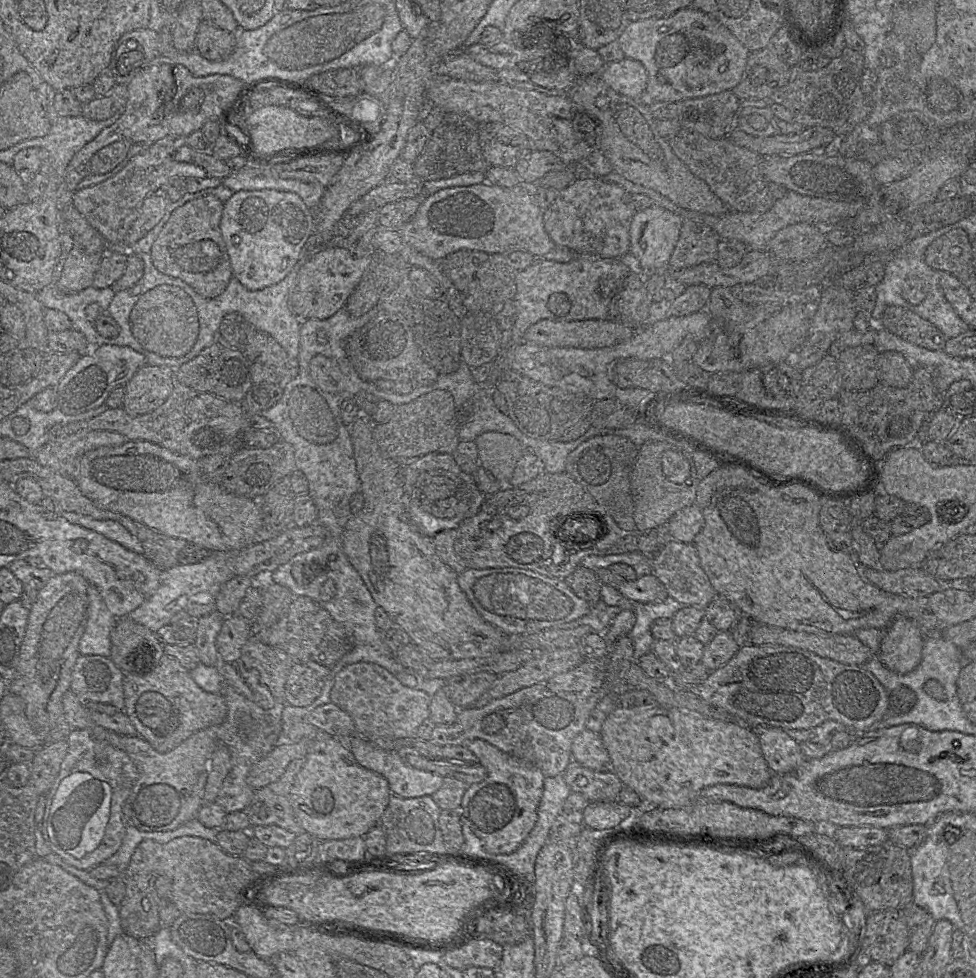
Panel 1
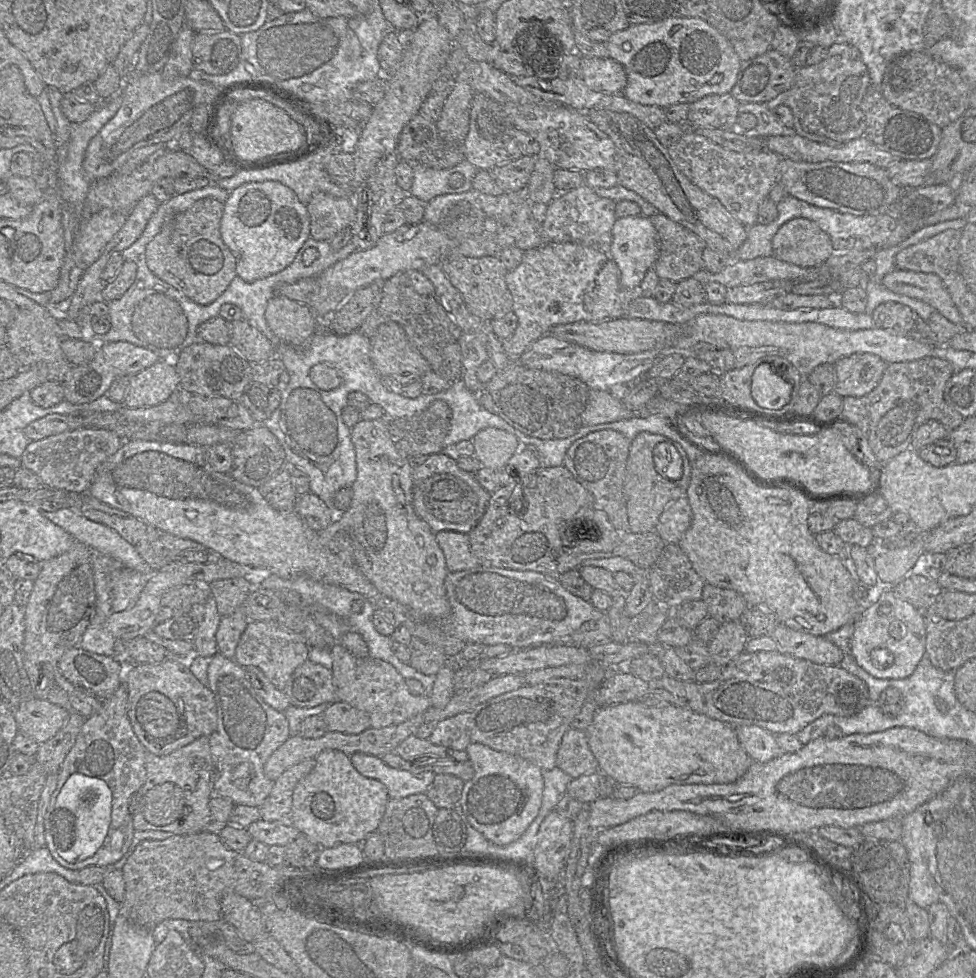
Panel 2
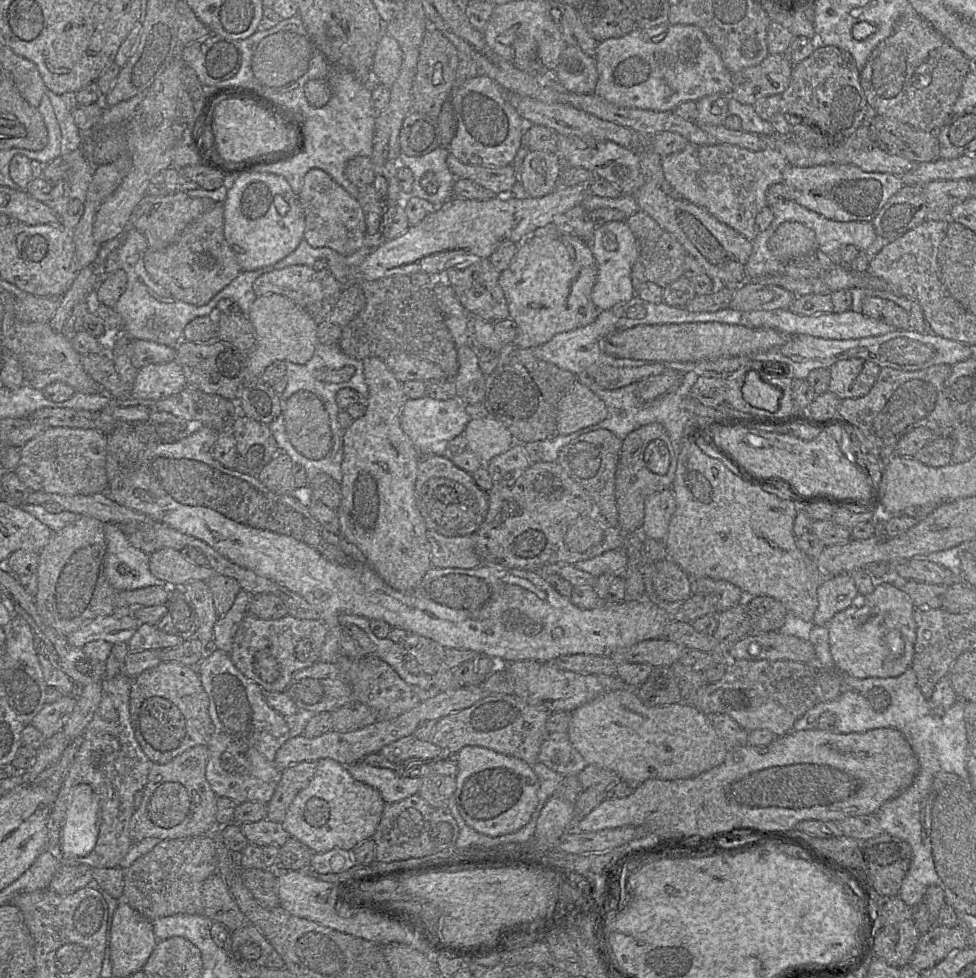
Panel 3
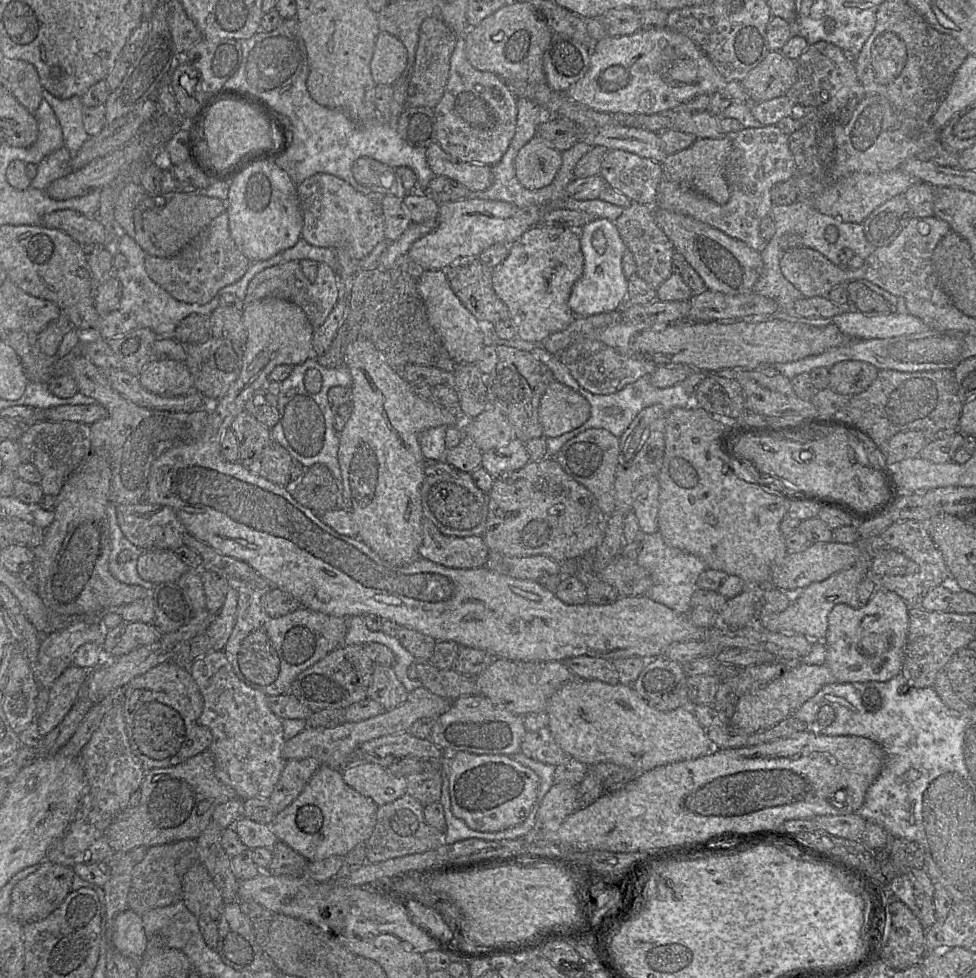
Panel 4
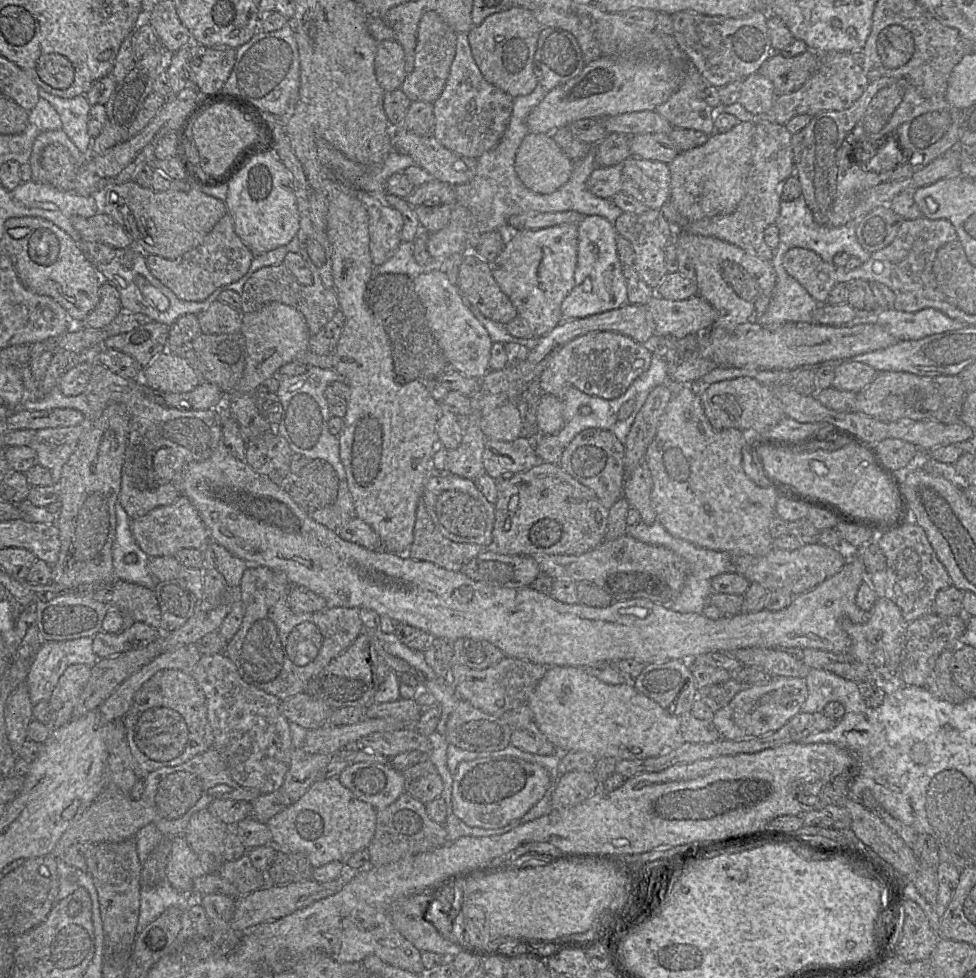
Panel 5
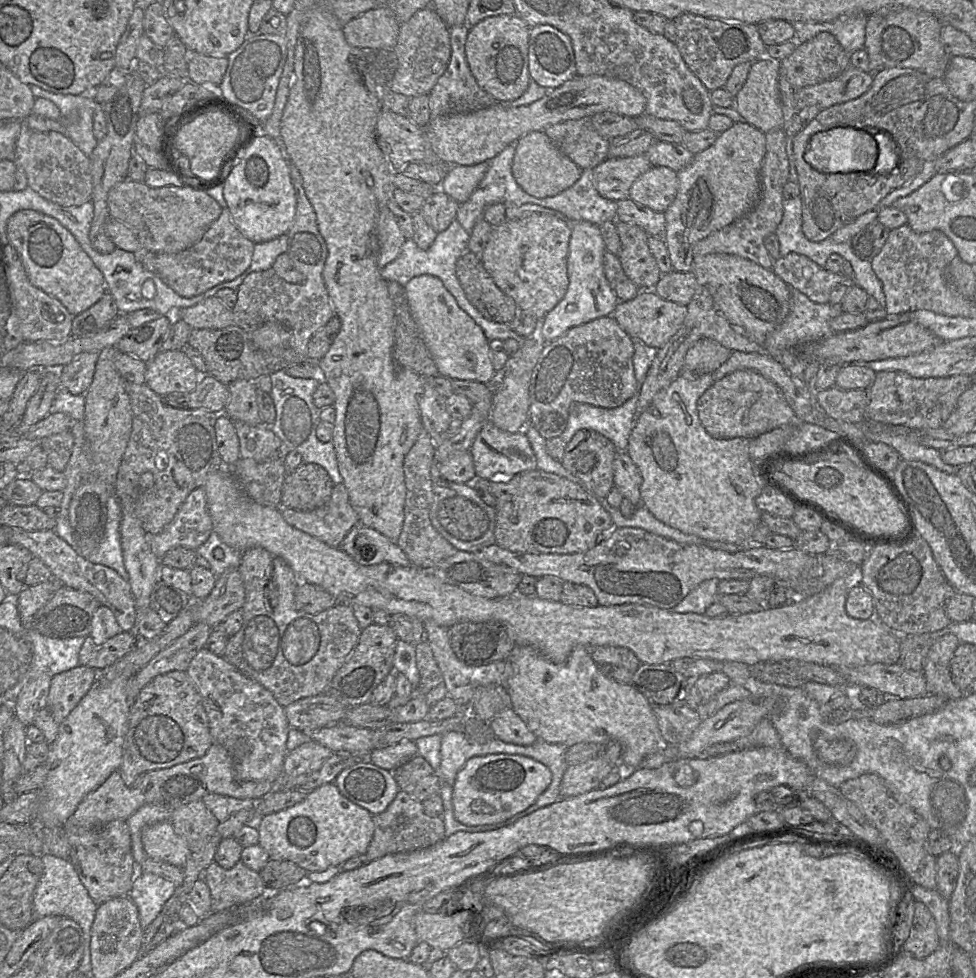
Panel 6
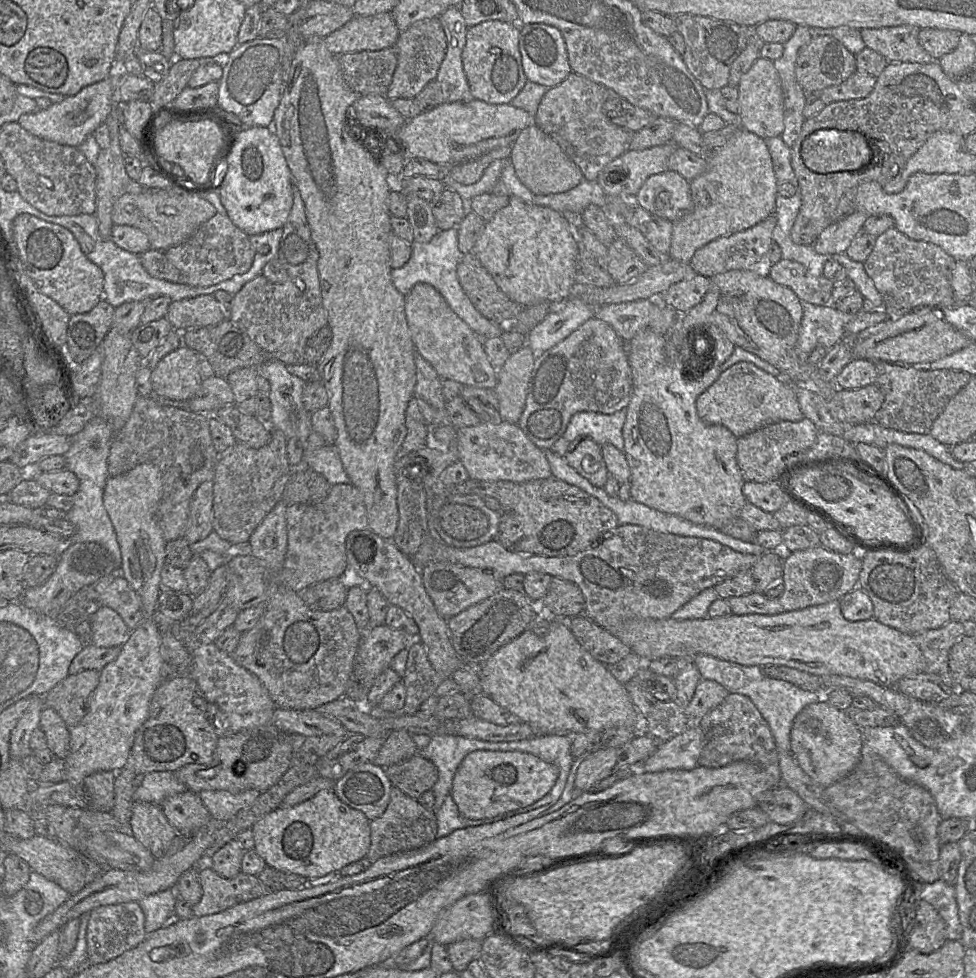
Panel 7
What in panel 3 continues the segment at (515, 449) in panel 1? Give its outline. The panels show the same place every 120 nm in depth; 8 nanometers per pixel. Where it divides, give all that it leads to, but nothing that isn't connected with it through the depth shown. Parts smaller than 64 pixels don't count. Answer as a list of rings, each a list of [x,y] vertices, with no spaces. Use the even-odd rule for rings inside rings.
[[[491,415],[471,418],[463,433],[468,441],[468,449],[484,464],[506,452],[515,443],[509,429]]]

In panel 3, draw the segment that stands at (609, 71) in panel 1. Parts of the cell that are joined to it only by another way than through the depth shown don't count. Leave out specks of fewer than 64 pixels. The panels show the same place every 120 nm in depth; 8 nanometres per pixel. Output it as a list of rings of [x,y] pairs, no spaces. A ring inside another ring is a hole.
[[[567,45],[560,55],[554,73],[569,92],[594,93],[598,81],[596,60],[579,48]]]

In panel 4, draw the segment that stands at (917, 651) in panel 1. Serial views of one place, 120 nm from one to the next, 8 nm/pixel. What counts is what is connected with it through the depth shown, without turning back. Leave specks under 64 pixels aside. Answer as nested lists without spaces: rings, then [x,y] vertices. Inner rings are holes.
[[[878,588],[861,608],[853,609],[847,604],[837,604],[828,616],[825,639],[826,660],[822,665],[804,662],[787,665],[787,670],[777,679],[743,694],[730,713],[730,723],[748,735],[769,729],[797,711],[824,685],[833,683],[863,684],[870,681],[886,682],[902,672],[905,645],[908,638],[910,606],[895,592]]]

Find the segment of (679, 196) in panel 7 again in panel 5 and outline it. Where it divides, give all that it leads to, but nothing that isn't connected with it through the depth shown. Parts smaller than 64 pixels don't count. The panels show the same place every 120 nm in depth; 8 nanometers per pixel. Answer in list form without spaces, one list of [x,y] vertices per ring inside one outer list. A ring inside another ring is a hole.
[[[630,156],[621,164],[621,192],[625,195],[653,210],[659,210],[670,200],[668,164],[635,156]]]

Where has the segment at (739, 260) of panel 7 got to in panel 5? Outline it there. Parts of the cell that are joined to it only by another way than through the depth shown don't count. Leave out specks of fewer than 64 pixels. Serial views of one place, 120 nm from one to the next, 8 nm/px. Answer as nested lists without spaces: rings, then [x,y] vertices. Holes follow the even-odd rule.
[[[767,121],[756,122],[753,137],[754,152],[745,180],[745,194],[732,213],[689,221],[678,212],[670,200],[666,201],[659,211],[676,230],[711,236],[733,244],[762,260],[771,261],[773,251],[764,241],[763,233],[767,227],[776,223],[782,201],[780,199],[781,185],[794,173],[791,137],[792,134],[785,125]]]

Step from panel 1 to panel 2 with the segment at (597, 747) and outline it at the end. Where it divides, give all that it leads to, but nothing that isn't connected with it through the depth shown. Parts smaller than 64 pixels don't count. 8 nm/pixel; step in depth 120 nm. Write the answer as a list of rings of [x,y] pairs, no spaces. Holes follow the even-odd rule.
[[[570,728],[564,733],[556,756],[556,767],[572,779],[599,771],[584,730]]]

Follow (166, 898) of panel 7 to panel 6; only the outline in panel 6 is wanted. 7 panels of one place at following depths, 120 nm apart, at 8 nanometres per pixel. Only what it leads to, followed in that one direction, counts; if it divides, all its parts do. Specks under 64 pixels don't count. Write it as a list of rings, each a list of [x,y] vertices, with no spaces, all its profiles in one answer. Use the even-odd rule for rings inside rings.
[[[137,873],[129,897],[136,904],[143,930],[159,915],[165,903],[173,895],[173,882],[153,873]]]

